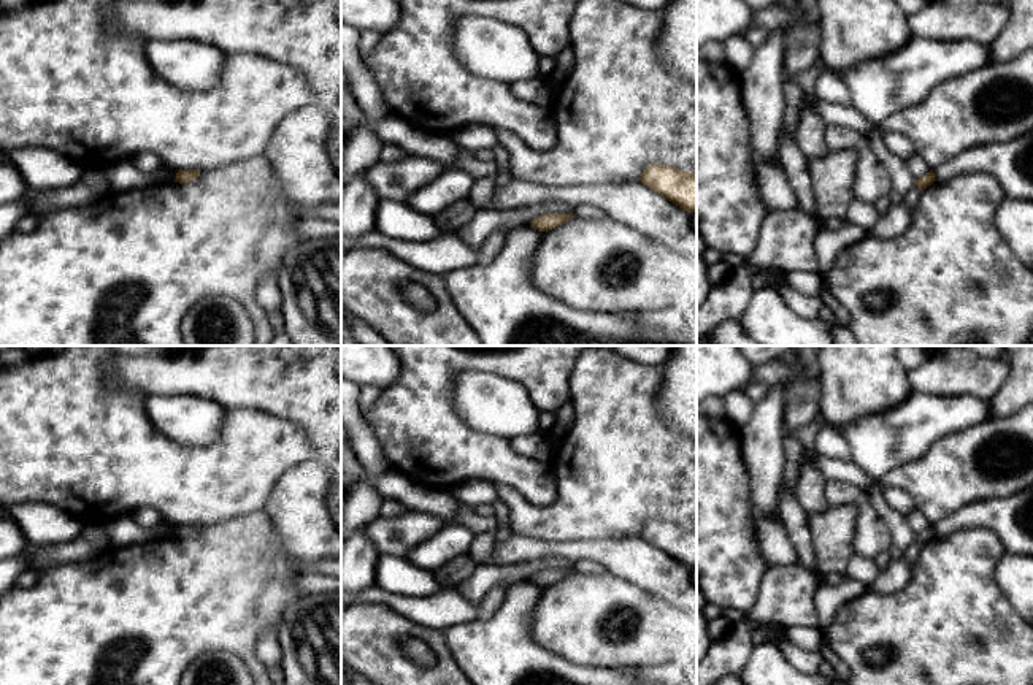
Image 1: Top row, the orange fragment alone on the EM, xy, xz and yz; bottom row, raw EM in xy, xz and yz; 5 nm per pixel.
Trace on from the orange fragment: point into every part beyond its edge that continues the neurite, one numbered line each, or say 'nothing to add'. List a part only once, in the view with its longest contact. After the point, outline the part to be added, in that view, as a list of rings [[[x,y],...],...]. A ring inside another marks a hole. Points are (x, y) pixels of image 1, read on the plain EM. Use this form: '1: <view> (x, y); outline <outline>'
nothing to add

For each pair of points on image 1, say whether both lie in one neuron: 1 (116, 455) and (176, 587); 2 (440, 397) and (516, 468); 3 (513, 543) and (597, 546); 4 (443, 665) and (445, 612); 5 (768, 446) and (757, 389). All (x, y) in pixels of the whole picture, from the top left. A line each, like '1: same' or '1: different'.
1: different
2: same
3: same
4: different
5: different

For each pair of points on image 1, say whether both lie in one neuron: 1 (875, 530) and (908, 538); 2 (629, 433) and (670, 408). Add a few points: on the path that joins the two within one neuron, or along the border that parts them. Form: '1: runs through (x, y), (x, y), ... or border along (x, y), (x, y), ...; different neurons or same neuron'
1: border along (878, 514), (889, 531), (892, 544); different neurons
2: border along (660, 376), (659, 414), (670, 427), (679, 432); different neurons

